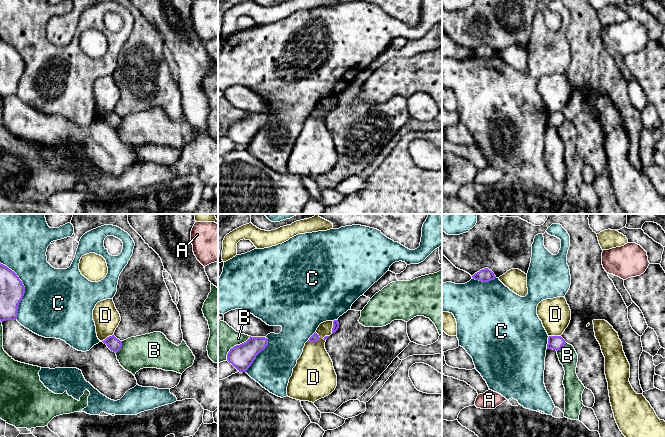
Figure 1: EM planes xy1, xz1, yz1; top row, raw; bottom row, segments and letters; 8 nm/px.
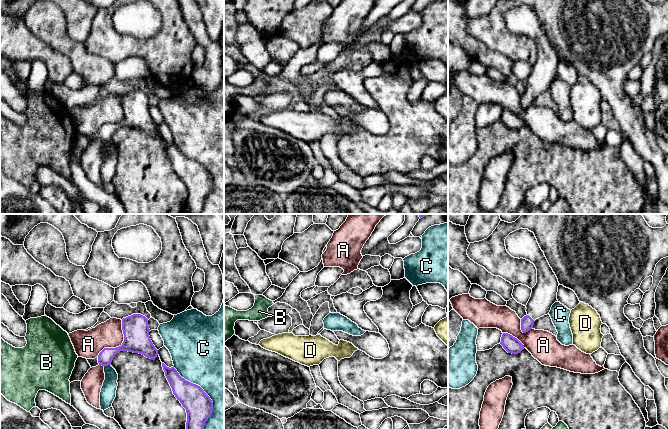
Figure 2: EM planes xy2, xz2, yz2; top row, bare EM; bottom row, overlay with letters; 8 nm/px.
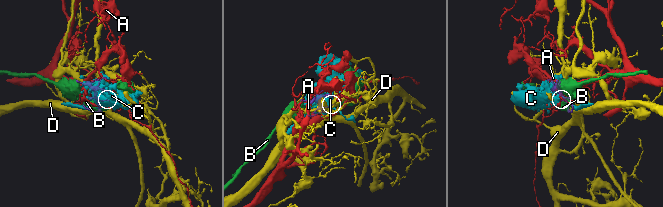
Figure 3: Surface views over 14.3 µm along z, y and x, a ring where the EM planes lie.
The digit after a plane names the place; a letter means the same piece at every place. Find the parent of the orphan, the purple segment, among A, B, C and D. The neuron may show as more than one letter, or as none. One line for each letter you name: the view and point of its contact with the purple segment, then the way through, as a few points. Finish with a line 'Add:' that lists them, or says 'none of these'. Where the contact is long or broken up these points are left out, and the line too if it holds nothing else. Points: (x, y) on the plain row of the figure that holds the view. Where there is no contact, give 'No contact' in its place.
Add: none of these

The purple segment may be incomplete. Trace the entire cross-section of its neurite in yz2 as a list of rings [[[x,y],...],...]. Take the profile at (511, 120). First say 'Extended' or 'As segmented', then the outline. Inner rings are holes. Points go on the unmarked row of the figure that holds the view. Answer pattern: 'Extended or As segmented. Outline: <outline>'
As segmented. Outline: [[[503,109],[500,120],[503,124],[512,130],[518,130],[524,125],[524,121],[515,113],[508,109]]]

